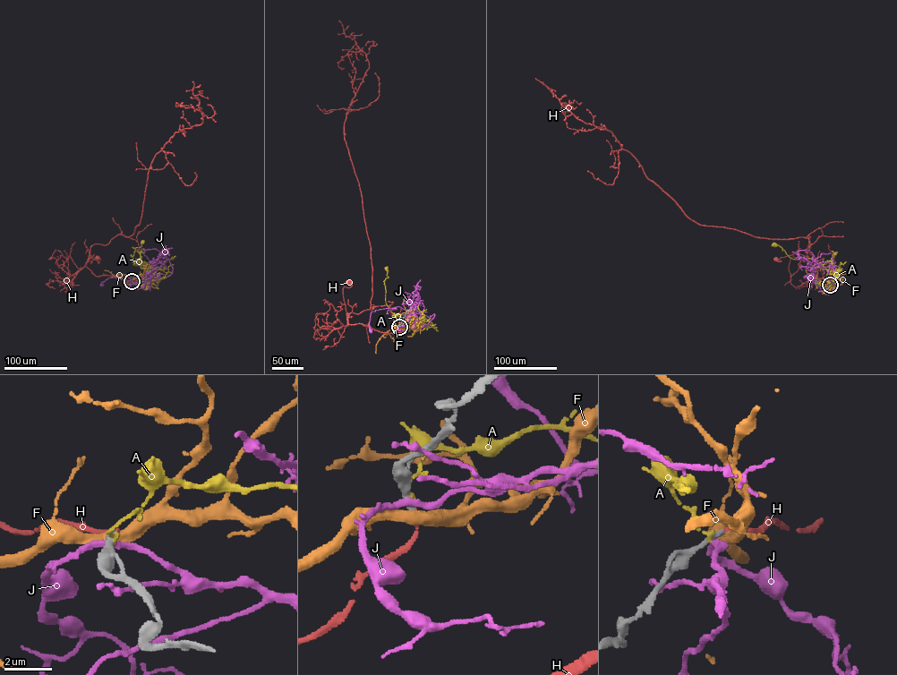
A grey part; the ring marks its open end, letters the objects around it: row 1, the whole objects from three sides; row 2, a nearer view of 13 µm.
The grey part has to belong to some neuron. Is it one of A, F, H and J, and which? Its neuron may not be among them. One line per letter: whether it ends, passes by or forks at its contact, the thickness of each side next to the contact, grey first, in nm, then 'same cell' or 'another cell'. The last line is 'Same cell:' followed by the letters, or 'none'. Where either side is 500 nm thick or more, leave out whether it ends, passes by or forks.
A: it ends | 280/140 nm | another cell
F: it passes by | 240/480 nm | another cell
H: it ends | 240/160 nm | same cell
J: it passes by | 280/240 nm | another cell
Same cell: H

